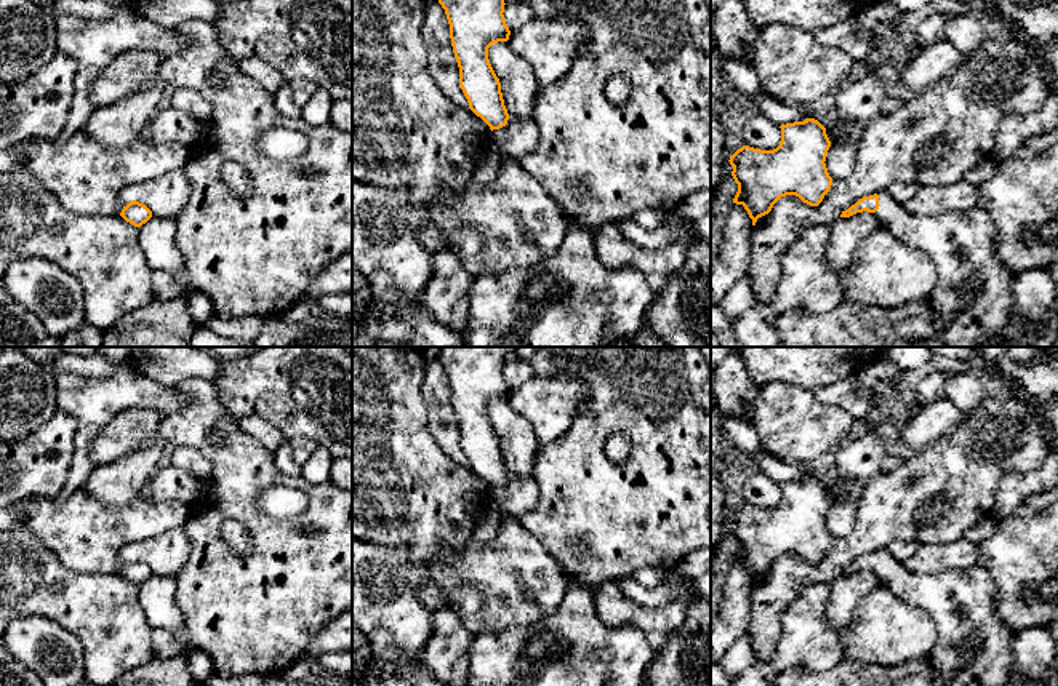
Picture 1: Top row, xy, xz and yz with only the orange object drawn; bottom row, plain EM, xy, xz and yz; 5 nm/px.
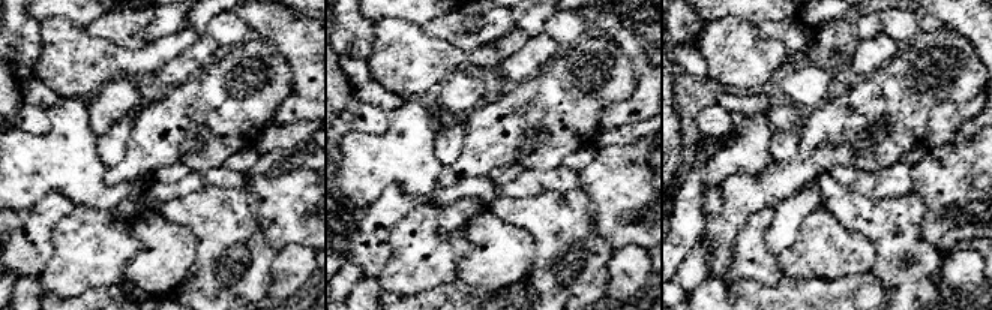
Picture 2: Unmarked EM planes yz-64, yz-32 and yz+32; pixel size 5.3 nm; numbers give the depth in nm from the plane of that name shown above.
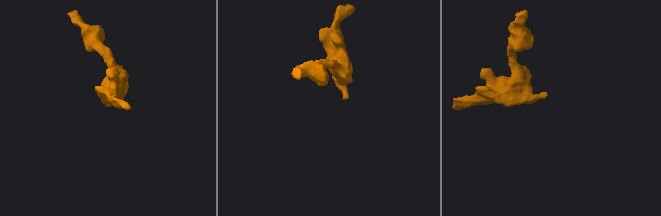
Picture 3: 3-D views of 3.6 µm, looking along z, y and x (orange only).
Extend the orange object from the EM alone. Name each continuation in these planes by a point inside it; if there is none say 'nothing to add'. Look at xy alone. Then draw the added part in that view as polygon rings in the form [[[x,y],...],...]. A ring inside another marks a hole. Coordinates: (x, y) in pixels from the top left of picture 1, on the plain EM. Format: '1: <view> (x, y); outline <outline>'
nothing to add

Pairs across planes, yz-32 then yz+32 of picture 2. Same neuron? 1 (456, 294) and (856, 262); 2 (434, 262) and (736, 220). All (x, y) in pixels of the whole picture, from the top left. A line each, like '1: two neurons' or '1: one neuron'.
1: two neurons
2: two neurons

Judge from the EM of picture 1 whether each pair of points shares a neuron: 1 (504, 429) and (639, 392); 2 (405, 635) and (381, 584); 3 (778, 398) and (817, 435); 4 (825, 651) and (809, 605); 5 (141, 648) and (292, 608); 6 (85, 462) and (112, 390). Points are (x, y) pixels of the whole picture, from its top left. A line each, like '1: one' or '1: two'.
1: two
2: one
3: one
4: one
5: two
6: one

